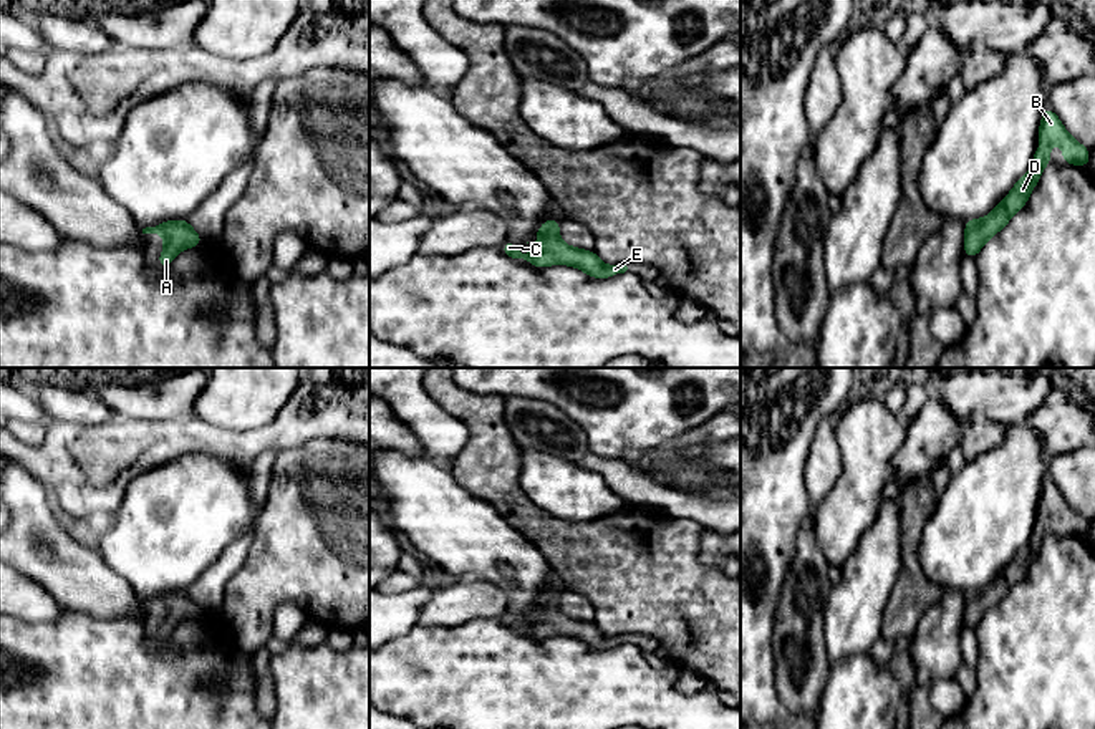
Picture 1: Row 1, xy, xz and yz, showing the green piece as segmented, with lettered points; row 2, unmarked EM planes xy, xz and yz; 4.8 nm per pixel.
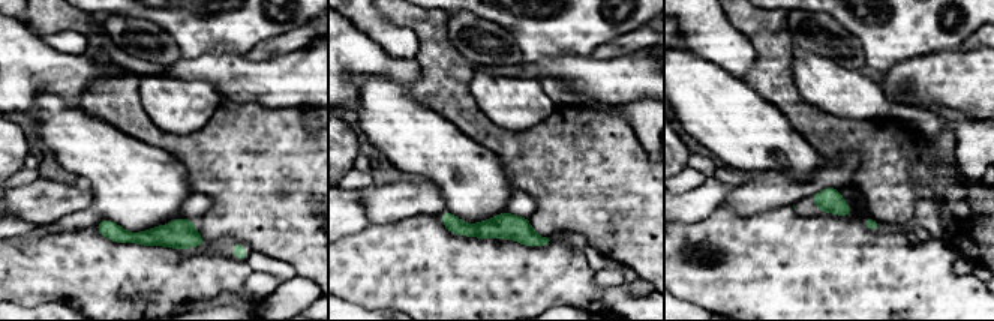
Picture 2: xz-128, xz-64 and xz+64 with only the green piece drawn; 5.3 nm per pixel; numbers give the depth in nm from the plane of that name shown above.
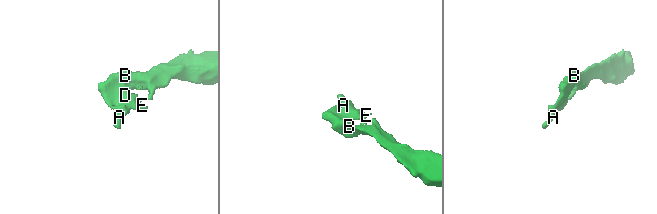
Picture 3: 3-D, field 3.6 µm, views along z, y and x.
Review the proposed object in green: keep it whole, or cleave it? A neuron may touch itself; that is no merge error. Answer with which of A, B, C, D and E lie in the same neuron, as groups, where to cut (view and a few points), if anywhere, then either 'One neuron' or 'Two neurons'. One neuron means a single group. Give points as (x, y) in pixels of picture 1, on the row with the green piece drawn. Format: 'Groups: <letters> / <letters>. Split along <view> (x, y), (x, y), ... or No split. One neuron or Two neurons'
Groups: A B C D E. No split. One neuron

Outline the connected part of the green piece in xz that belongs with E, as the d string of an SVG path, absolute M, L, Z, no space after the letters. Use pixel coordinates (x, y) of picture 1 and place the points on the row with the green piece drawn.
M548 219L538 227L538 235L535 237L535 242L538 244L537 250L530 250L523 255L510 240L505 240L500 247L507 257L514 260L528 260L538 268L555 263L572 265L593 278L608 278L628 270L626 265L603 265L593 250L570 247L558 239L558 234L560 220Z

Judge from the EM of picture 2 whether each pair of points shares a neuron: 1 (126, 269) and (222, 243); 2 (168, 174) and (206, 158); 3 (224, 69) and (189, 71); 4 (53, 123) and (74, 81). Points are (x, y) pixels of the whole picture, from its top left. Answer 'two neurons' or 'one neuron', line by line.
1: two neurons
2: two neurons
3: one neuron
4: two neurons

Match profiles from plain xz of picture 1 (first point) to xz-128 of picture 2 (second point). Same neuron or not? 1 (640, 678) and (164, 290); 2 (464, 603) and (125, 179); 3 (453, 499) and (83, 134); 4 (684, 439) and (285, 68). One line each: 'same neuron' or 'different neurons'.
1: same neuron
2: different neurons
3: same neuron
4: different neurons

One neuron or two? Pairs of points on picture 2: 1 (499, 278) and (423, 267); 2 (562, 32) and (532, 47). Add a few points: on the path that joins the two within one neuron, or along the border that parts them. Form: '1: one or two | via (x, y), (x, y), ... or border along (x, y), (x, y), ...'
1: one | via (480, 278), (443, 278)
2: one | via (555, 32), (547, 32), (540, 39)

